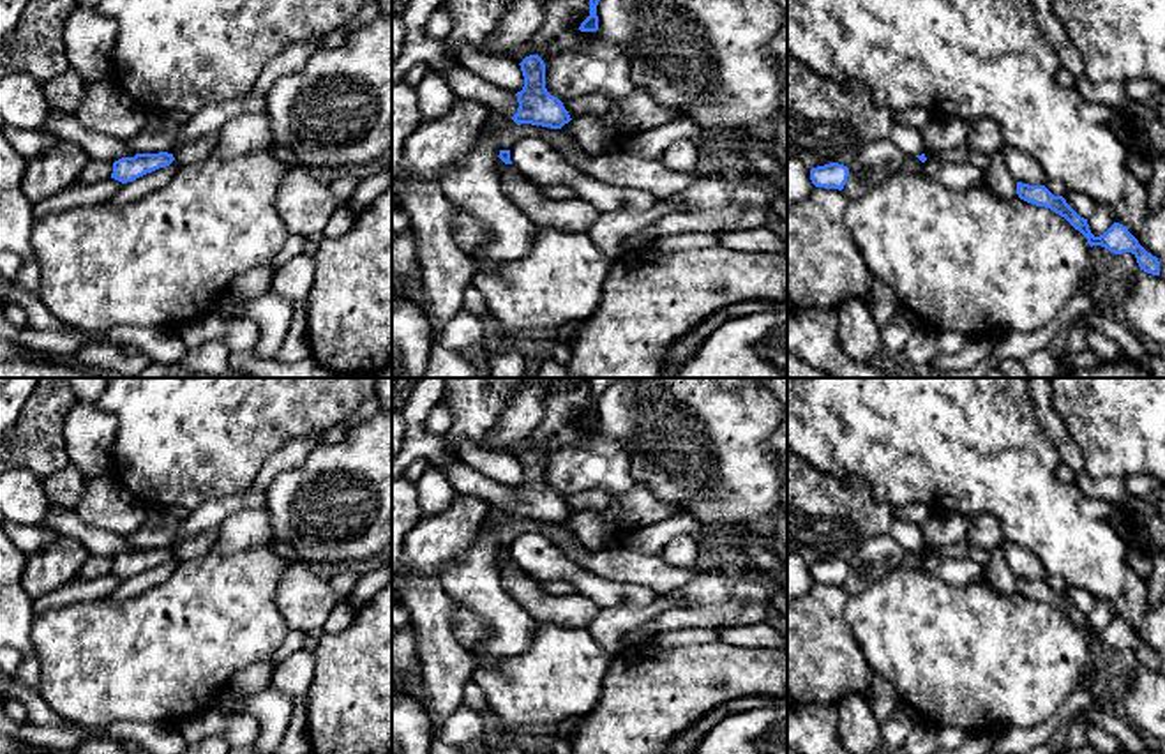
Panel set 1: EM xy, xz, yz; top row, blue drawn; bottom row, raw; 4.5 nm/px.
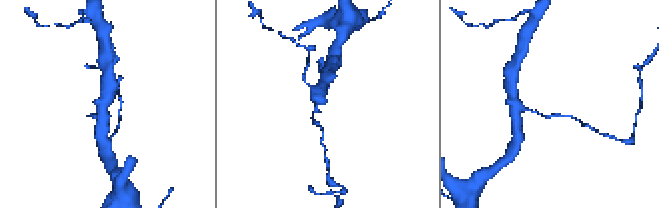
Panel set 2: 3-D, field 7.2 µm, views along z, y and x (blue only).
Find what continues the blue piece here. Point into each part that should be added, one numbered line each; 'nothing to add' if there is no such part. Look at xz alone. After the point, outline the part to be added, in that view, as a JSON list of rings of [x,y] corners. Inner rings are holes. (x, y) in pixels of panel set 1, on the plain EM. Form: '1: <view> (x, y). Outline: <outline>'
nothing to add

